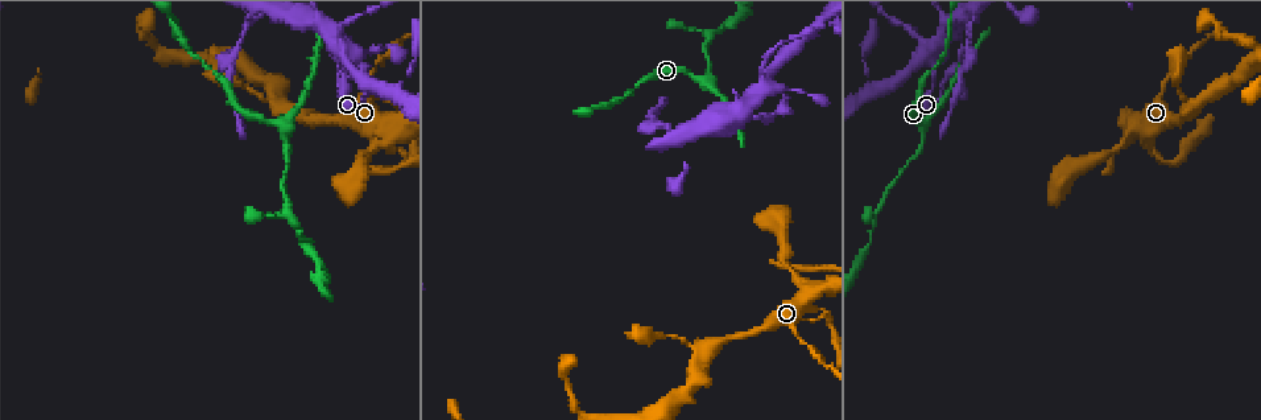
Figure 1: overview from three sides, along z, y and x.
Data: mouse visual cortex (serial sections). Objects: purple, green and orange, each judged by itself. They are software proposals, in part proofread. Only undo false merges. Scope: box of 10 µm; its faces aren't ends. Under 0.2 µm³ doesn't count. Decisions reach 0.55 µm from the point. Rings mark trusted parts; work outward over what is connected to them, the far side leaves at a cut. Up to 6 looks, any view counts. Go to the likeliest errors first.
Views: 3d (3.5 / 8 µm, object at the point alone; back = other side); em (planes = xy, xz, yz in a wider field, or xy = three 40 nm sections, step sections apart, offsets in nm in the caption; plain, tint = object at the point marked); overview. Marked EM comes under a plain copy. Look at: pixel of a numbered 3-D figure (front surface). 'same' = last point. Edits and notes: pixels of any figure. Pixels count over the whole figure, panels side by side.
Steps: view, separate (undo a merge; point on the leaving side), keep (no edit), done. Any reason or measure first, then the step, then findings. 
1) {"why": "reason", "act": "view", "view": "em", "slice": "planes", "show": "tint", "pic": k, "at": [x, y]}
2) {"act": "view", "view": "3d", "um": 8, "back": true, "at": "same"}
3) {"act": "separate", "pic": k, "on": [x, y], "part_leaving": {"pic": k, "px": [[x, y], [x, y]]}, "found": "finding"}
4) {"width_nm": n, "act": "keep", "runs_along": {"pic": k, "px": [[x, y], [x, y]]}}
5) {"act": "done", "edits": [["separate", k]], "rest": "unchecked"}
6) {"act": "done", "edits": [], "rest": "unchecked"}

{"why": "side arm on a straight run", "act": "view", "view": "3d", "um": 8, "pic": 1, "at": [769, 85]}

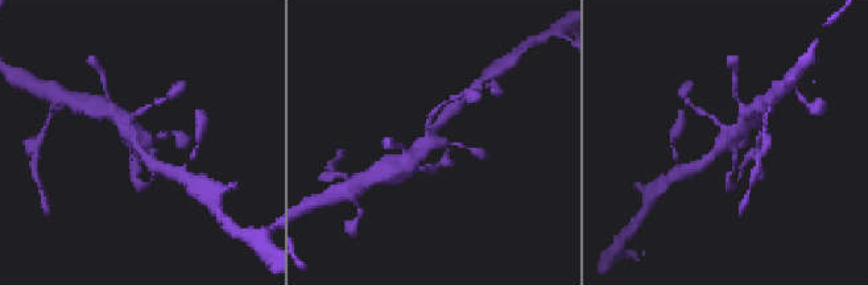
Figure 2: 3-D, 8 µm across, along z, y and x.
{"act": "view", "view": "3d", "um": 3.5, "back": true, "at": "same"}

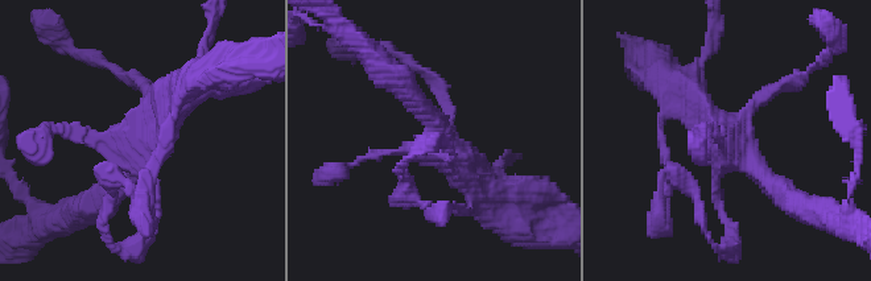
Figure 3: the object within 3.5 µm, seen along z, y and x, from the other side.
{"why": "shape alone is not enough", "act": "view", "view": "em", "slice": "xy", "step": 1, "show": "tint", "pic": 3, "at": [135, 150]}

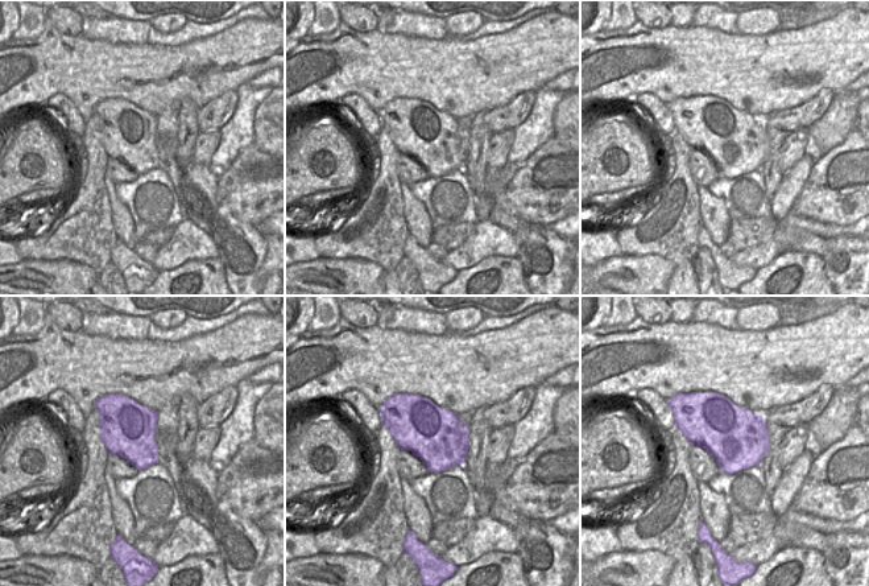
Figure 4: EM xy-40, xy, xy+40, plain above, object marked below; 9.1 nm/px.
{"act": "keep", "runs_along": {"pic": 3, "px": [[729, 224], [715, 199], [726, 143], [681, 86]]}, "found": "continuous, no second cell"}

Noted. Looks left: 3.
{"why": "abrupt turn", "act": "view", "view": "3d", "um": 3.5, "pic": 1, "at": [704, 79]}

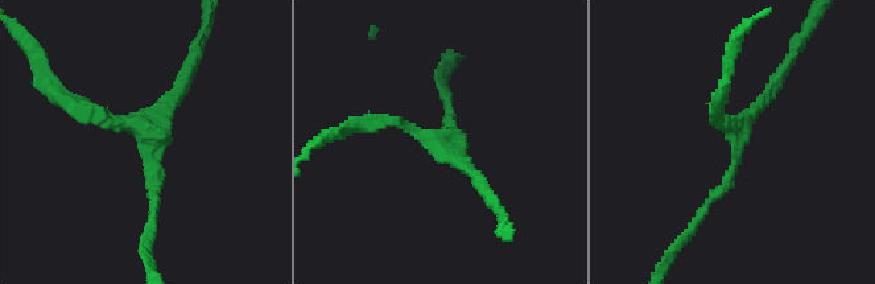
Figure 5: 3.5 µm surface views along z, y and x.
{"act": "view", "view": "em", "slice": "planes", "show": "tint", "pic": 5, "at": [737, 132]}

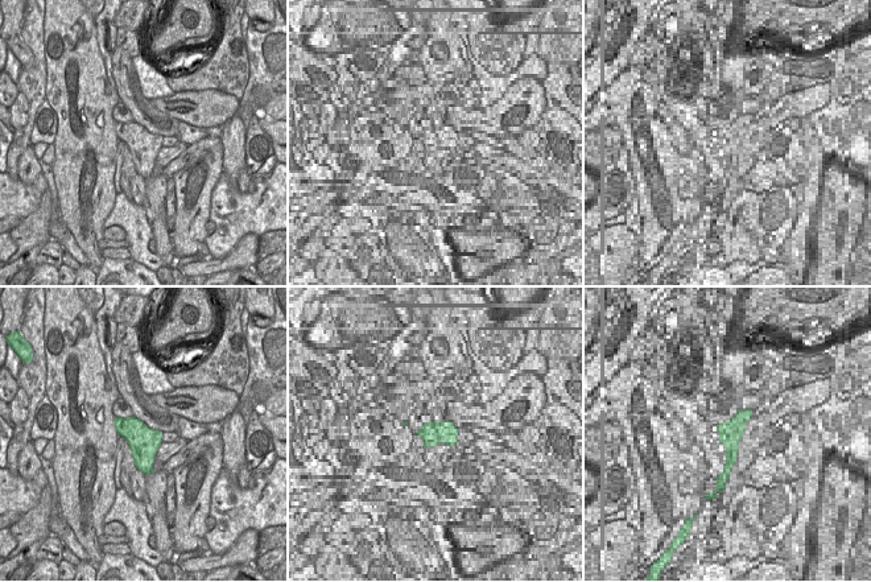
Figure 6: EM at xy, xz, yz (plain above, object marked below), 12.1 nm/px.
{"act": "keep", "runs_along": {"pic": 5, "px": [[73, 107], [145, 131], [153, 217]]}, "found": "one cell here"}

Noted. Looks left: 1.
{"act": "done", "edits": [], "rest": "unchecked"}

